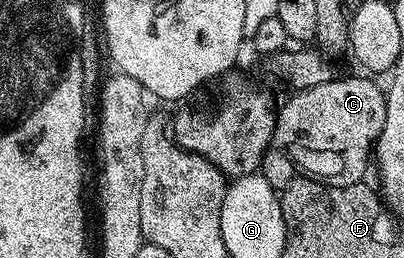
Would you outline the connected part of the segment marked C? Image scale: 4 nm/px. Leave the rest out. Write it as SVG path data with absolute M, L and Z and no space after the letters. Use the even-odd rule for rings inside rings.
M334 76L326 84L314 84L314 88L295 91L276 111L274 142L285 150L305 175L325 182L327 186L349 186L365 181L364 169L370 166L370 155L376 139L386 124L386 94L372 76L366 78L340 78Z

